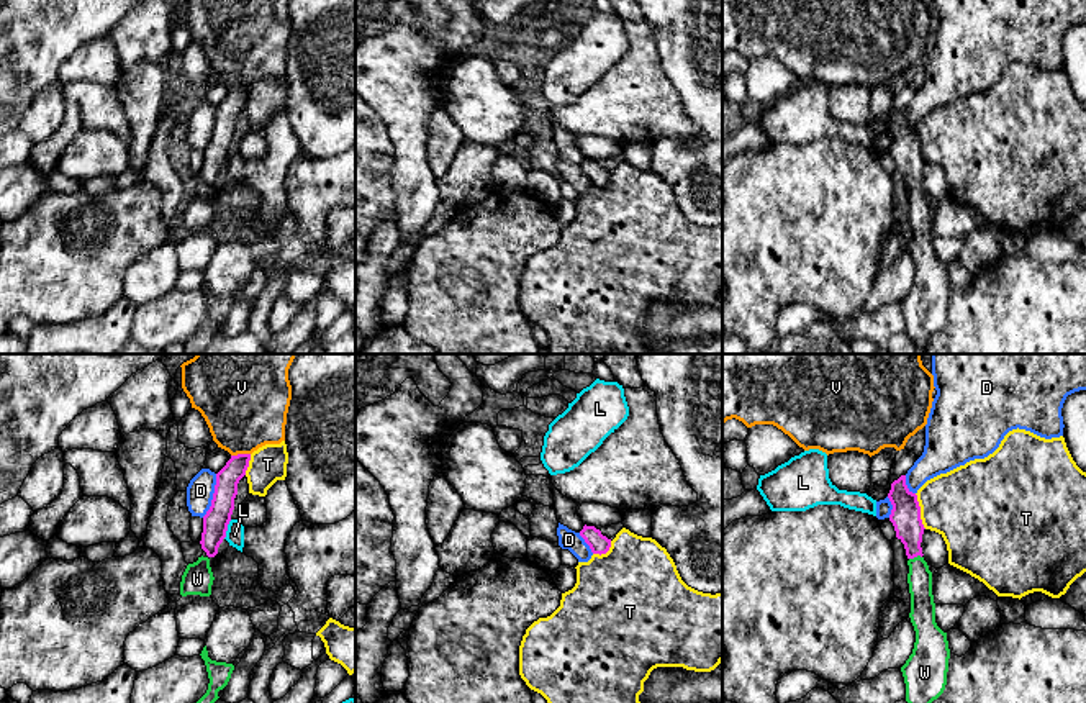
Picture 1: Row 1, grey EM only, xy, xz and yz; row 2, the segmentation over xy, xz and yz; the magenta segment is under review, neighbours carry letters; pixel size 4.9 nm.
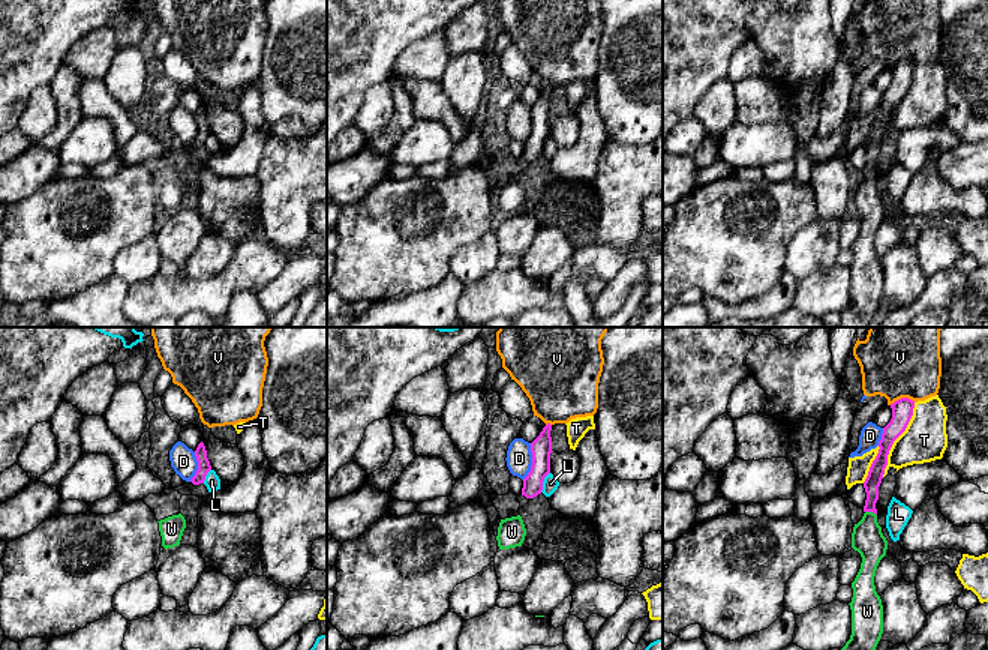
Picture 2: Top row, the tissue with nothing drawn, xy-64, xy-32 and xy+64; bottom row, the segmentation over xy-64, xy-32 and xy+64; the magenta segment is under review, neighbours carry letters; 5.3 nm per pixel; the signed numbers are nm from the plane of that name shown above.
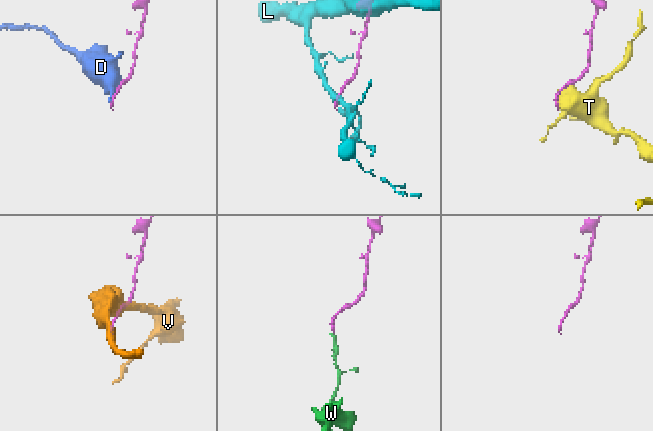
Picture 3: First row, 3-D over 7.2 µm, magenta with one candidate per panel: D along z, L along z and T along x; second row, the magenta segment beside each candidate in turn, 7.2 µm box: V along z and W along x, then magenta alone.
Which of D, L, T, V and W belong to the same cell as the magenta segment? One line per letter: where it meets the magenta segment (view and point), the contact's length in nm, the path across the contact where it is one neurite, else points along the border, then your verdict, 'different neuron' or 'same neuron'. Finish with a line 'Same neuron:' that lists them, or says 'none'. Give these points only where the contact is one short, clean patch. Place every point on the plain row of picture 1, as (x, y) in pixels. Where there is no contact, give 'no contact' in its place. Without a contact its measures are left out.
D: xy (213, 128) | 220 nm | along xy (217, 107), (212, 138), (202, 149) | different neuron
L: xy (226, 163) | 100 nm | along xy (231, 153), (223, 171) | different neuron
T: yz (919, 145) | 190 nm | different neuron
V: xy (239, 87) | 100 nm | different neuron
W: yz (914, 189) | 70 nm | across yz (906, 146), (914, 189), (919, 210) | same neuron
Same neuron: W

